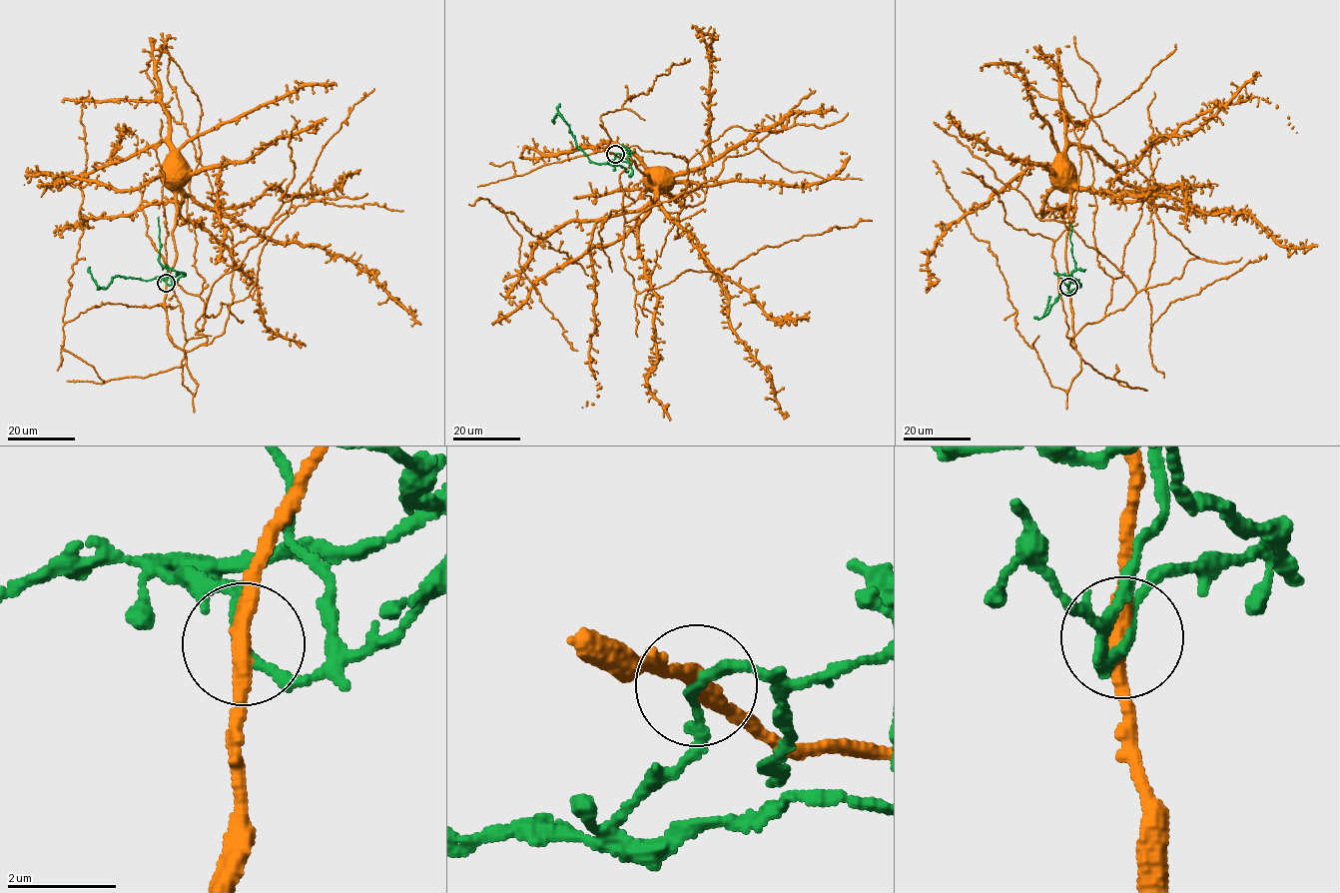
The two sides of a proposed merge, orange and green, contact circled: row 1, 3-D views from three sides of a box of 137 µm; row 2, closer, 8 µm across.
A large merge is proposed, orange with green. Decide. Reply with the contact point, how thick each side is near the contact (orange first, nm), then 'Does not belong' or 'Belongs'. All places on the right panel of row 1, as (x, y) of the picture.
Place: (1068, 287). Thickness 320 nm (orange) against 150 nm. Does not belong

